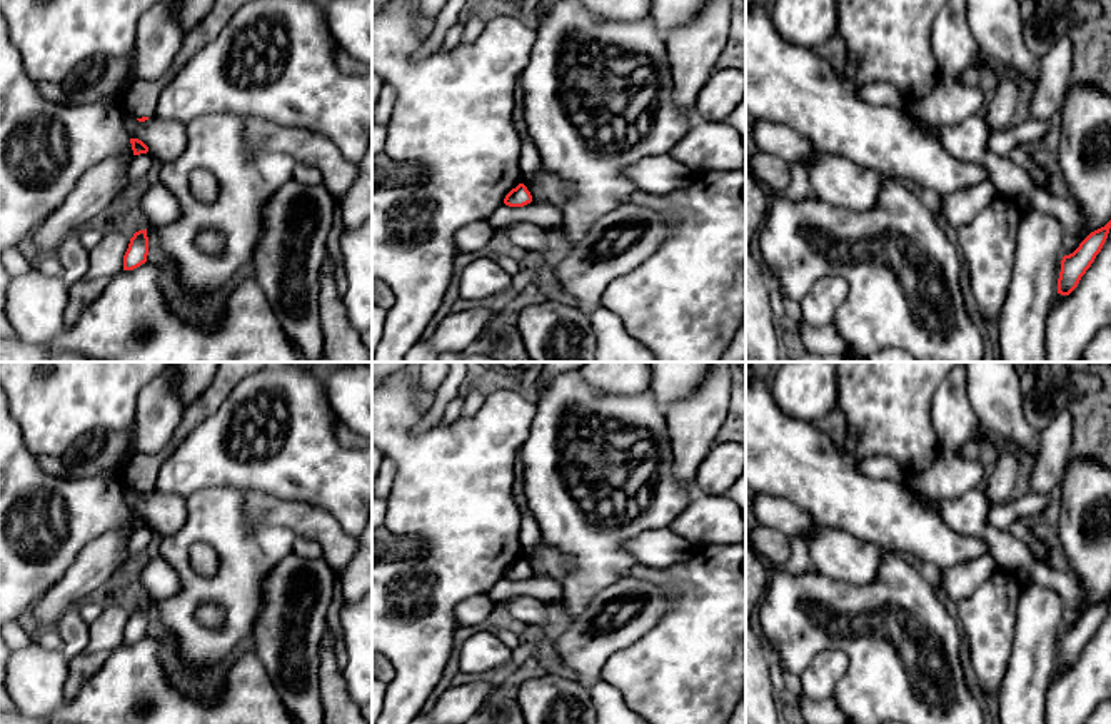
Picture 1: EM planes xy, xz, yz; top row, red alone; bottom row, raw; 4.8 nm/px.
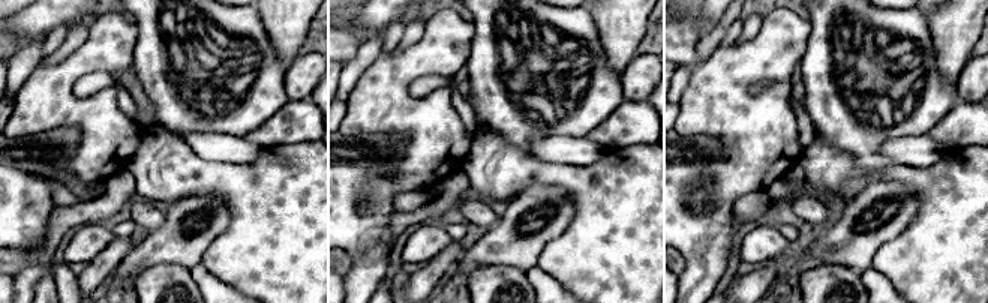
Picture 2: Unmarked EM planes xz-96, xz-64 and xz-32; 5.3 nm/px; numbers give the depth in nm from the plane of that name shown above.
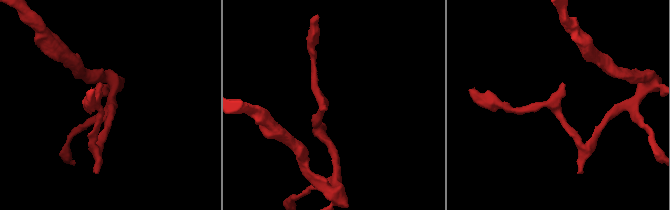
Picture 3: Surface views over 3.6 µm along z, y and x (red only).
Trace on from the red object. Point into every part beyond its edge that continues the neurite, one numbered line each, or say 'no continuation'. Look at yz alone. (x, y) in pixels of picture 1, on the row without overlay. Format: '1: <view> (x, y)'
no continuation

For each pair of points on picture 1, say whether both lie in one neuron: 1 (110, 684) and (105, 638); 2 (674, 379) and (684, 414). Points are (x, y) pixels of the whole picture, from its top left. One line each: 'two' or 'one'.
1: two
2: two

